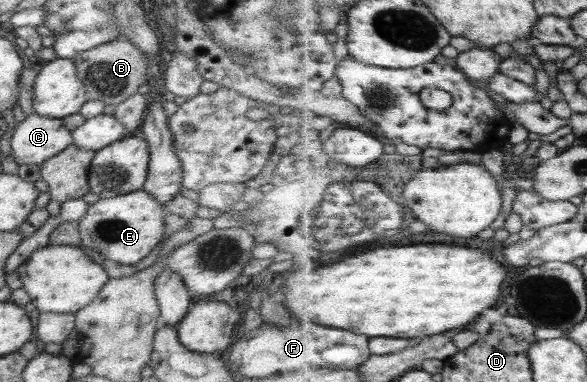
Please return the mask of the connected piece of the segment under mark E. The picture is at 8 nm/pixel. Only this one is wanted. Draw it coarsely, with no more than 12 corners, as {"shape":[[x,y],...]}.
{"shape":[[139,189],[88,204],[80,246],[135,265],[163,236]]}

